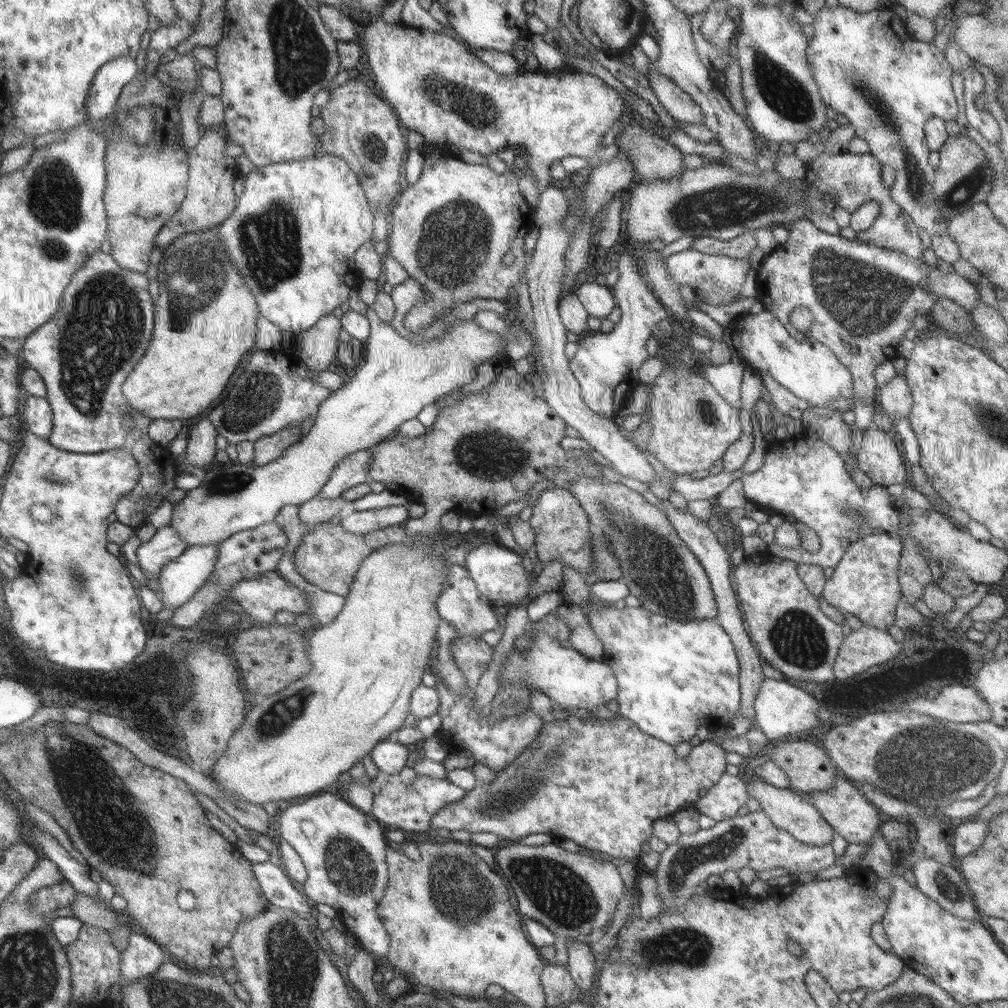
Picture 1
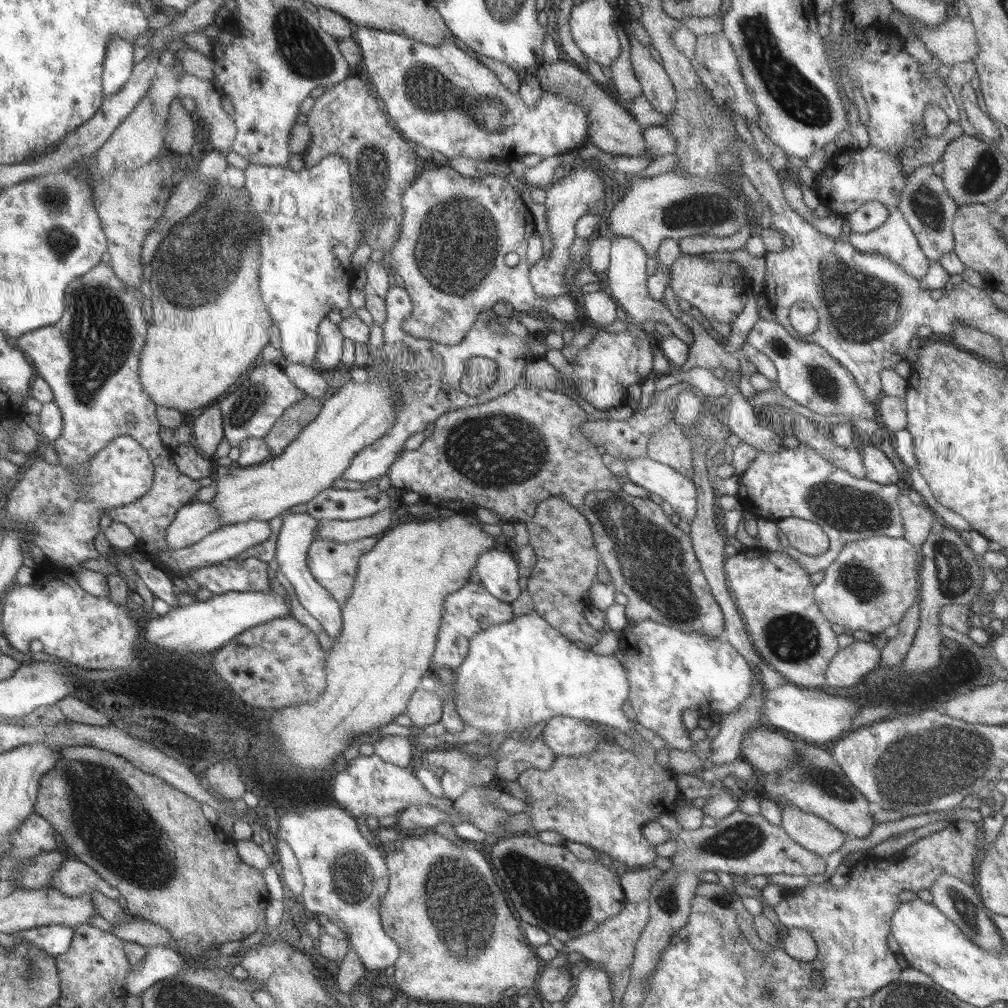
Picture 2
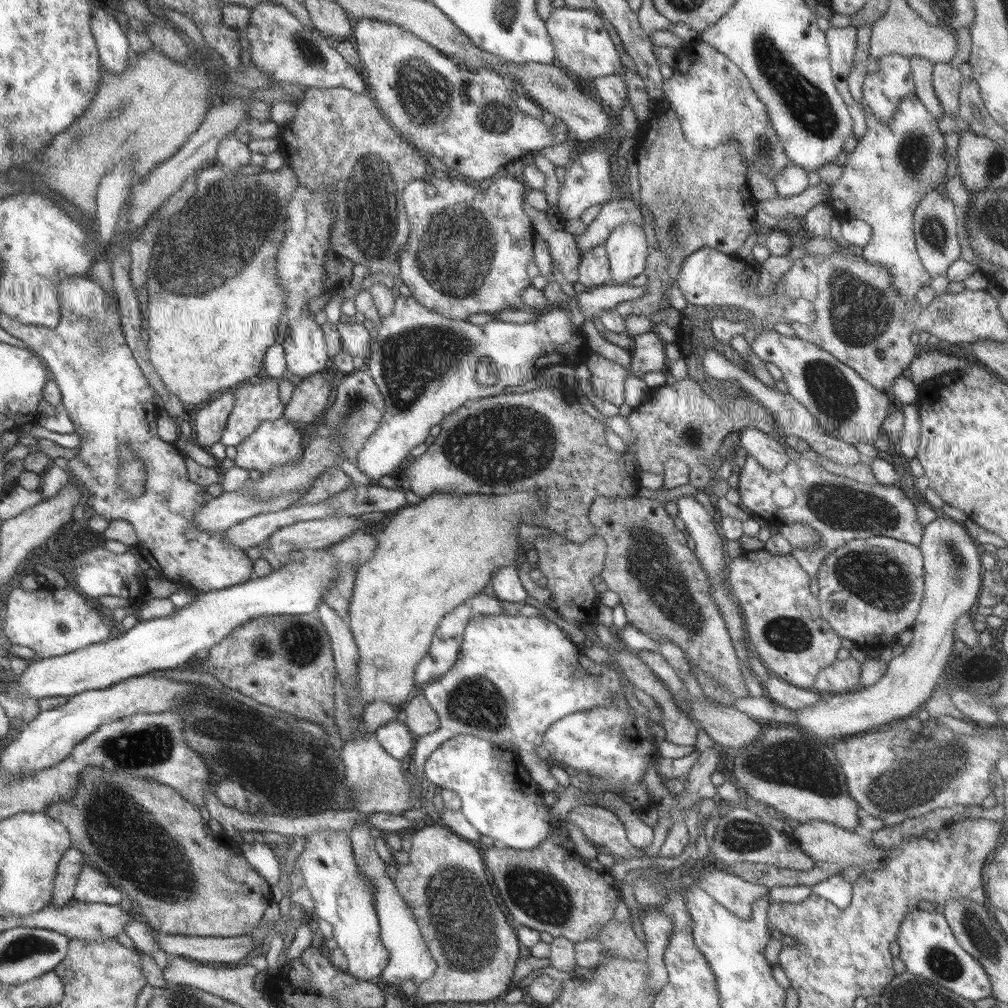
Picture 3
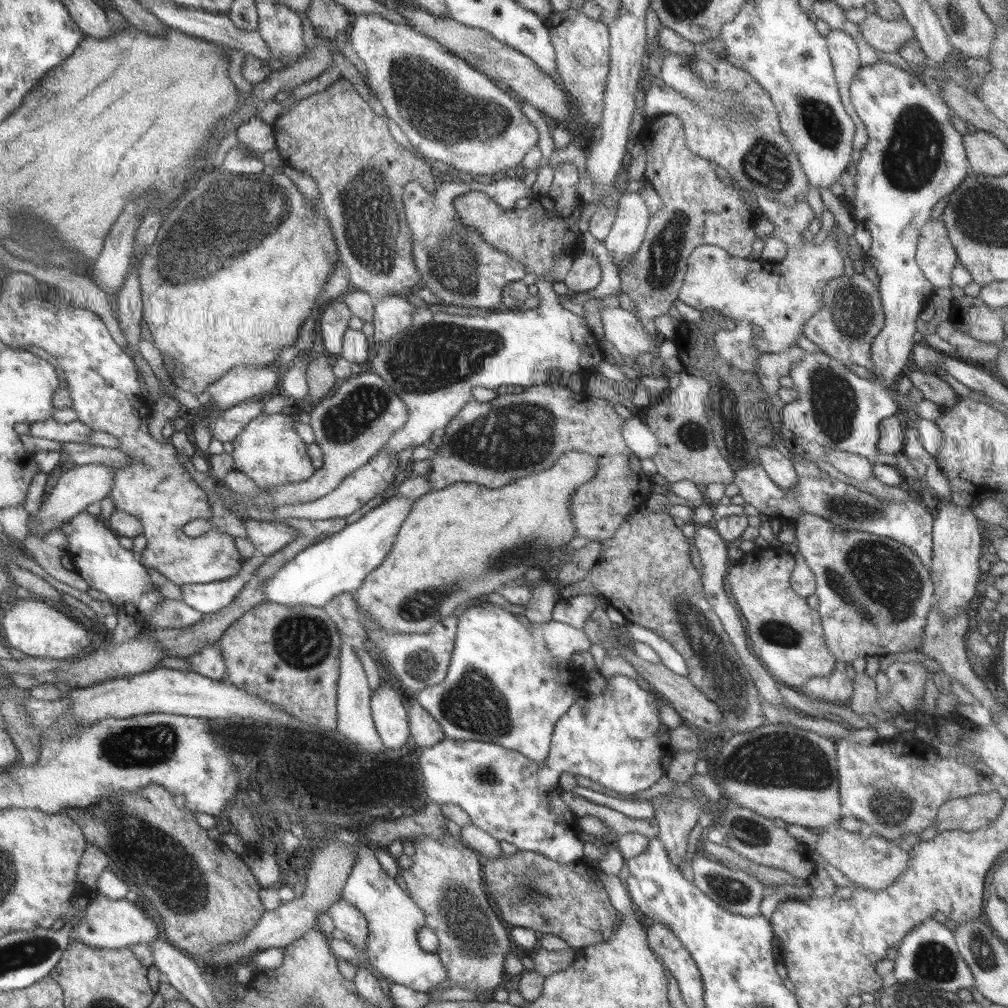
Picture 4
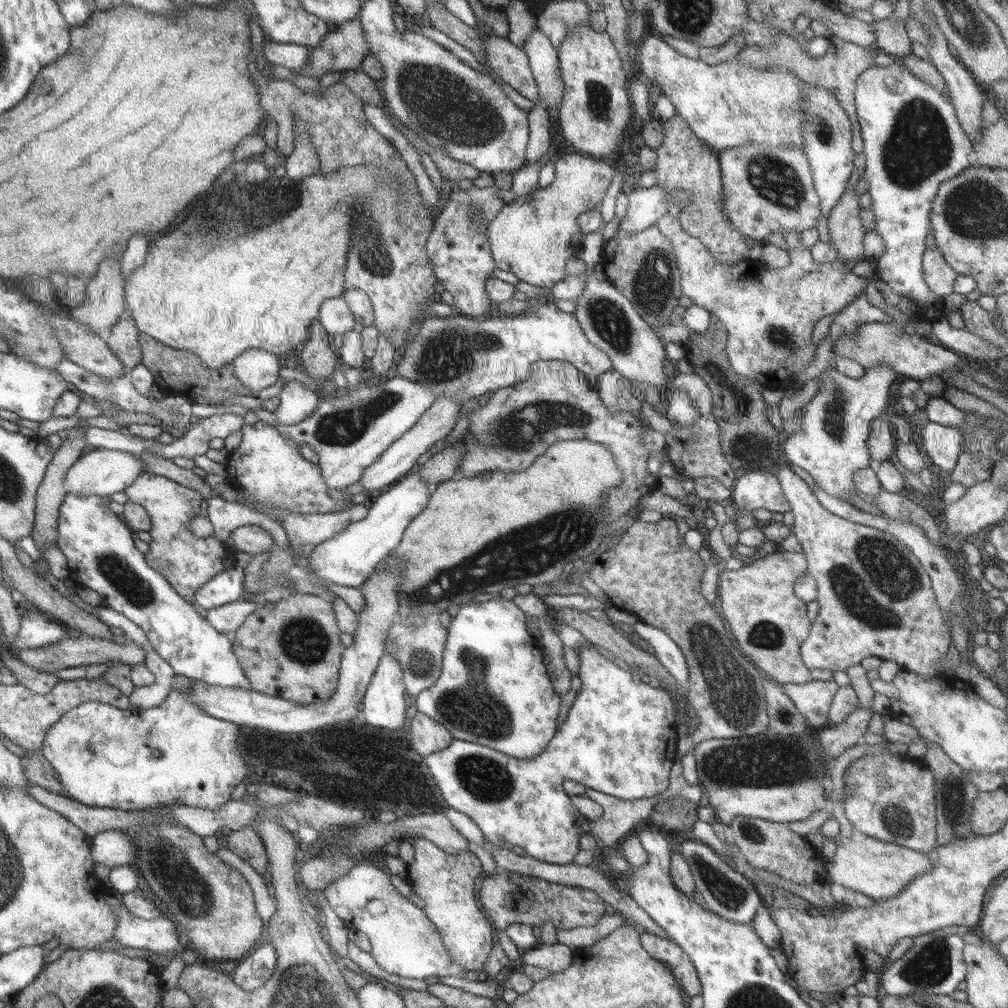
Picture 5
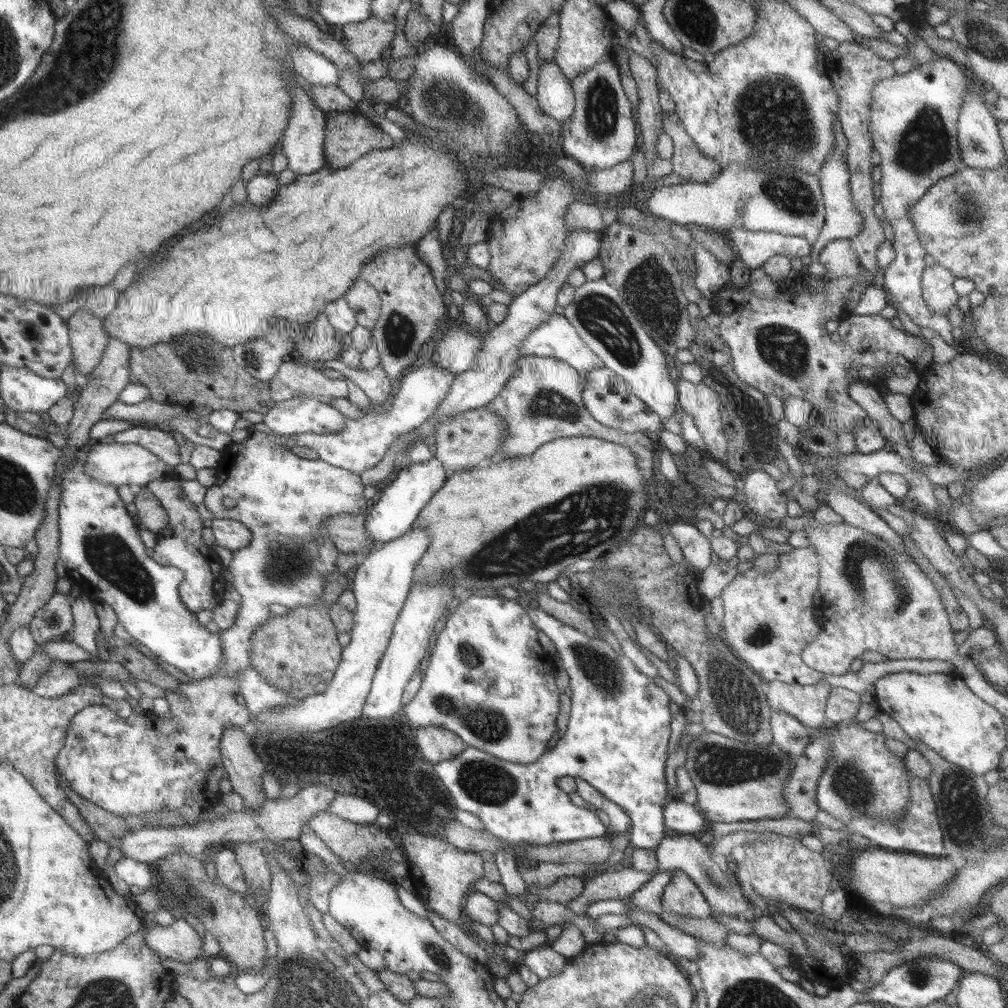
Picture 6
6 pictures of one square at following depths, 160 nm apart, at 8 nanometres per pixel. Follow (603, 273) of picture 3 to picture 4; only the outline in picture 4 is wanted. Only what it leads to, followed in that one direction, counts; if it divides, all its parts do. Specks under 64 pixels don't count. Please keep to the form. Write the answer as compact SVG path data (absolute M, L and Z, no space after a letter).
M586 244L584 253L574 260L563 283L569 290L569 296L572 296L595 289L600 284L601 278L601 267Z

